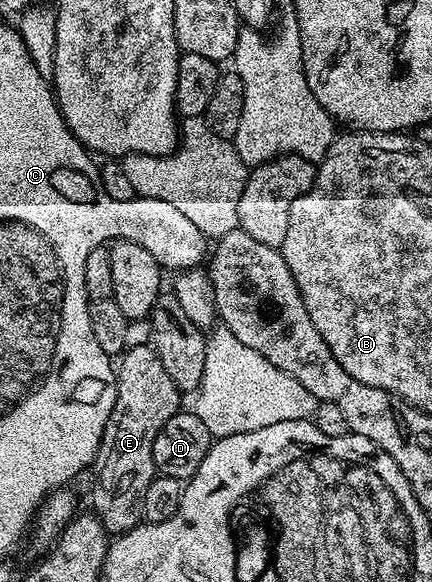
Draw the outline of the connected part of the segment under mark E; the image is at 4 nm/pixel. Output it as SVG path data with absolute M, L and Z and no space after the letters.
M153 345L123 350L116 362L116 373L116 404L112 404L98 457L92 463L93 469L98 469L92 510L110 536L127 534L143 521L144 492L148 492L148 484L156 477L152 444L156 444L156 432L183 409L184 398L183 391L172 384L164 364L160 364Z

